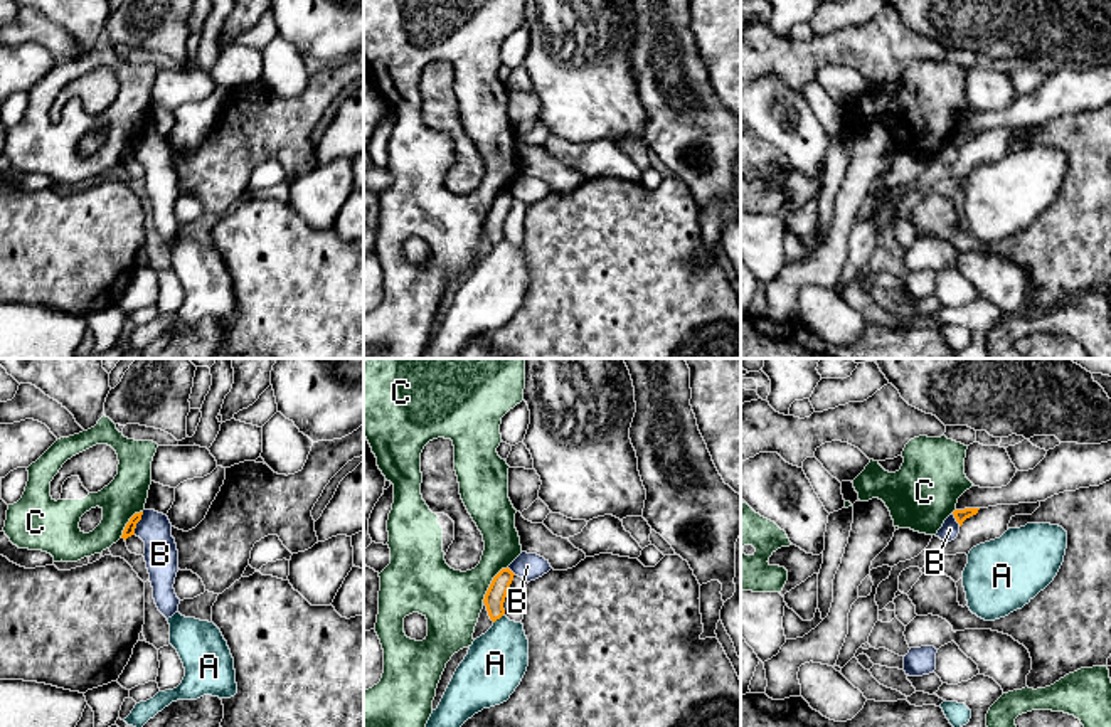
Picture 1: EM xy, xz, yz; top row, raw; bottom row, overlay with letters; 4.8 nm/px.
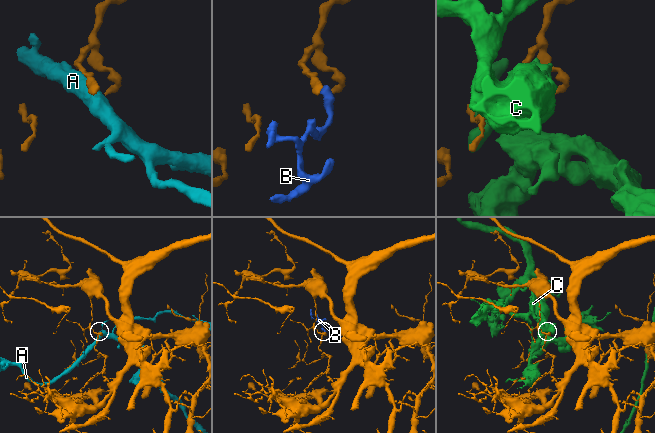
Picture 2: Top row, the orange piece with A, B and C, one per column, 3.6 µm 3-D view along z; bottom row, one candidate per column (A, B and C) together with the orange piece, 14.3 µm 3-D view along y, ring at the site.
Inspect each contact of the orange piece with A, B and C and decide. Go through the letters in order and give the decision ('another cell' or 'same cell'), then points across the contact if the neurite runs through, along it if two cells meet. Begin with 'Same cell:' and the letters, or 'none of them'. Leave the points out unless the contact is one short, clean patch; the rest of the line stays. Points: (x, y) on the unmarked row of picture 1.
Same cell: none of them
A: another cell
B: another cell; border along xy (143, 135), (133, 157)
C: another cell

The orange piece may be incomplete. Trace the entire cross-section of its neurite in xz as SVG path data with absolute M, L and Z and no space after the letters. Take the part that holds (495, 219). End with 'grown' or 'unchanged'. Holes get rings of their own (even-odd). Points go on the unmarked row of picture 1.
M507 190L502 192L492 204L486 217L485 217L485 229L488 234L490 242L495 246L505 237L503 226L507 220L507 215L510 212L510 207L513 204L513 195Z | unchanged

